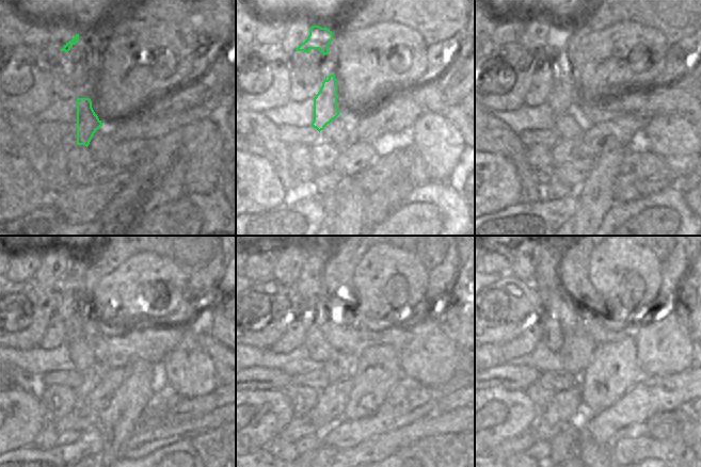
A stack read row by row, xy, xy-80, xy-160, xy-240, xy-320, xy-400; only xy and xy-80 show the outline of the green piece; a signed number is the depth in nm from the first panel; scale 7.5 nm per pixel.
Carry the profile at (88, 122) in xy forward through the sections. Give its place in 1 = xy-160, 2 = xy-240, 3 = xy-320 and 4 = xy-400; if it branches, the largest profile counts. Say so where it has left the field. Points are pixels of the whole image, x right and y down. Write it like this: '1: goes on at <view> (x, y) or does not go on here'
1: goes on at xy-160 (563, 96)
2: goes on at xy-240 (70, 288)
3: goes on at xy-320 (308, 285)
4: goes on at xy-400 (546, 277)

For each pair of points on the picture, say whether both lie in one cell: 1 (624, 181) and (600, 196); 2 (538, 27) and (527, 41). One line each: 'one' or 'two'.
1: two
2: one

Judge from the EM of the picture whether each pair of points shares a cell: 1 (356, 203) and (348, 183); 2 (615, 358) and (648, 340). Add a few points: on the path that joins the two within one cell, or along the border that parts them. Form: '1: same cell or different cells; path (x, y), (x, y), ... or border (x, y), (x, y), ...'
1: same cell; path (352, 198), (349, 188)
2: different cells; border (633, 335), (637, 360), (642, 371)

